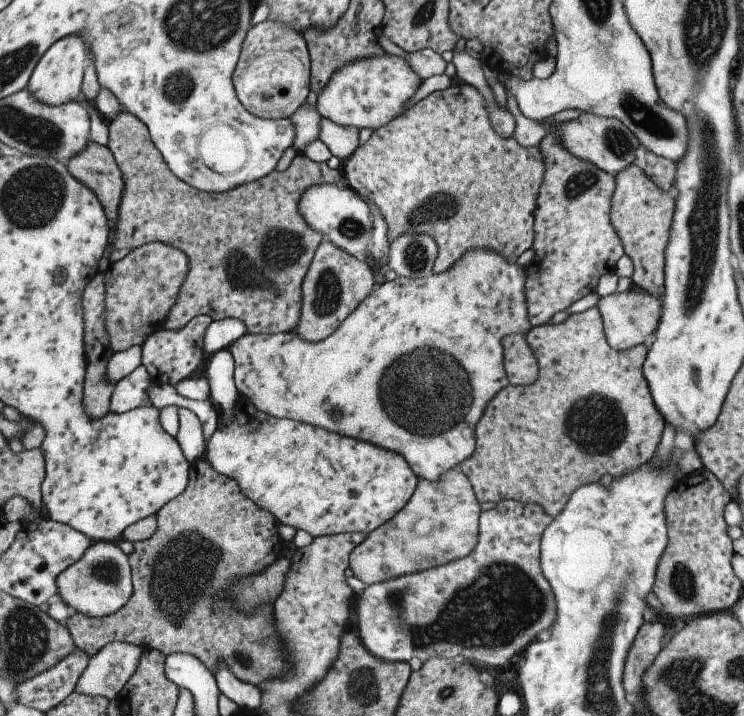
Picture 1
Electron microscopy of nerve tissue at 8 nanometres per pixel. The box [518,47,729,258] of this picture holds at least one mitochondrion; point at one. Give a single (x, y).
(630, 105)

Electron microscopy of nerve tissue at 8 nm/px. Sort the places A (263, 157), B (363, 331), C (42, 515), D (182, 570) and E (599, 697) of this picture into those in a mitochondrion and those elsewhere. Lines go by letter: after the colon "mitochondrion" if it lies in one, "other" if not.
A: other
B: other
C: other
D: mitochondrion
E: mitochondrion

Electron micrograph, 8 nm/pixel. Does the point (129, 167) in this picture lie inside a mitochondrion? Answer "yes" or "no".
no

